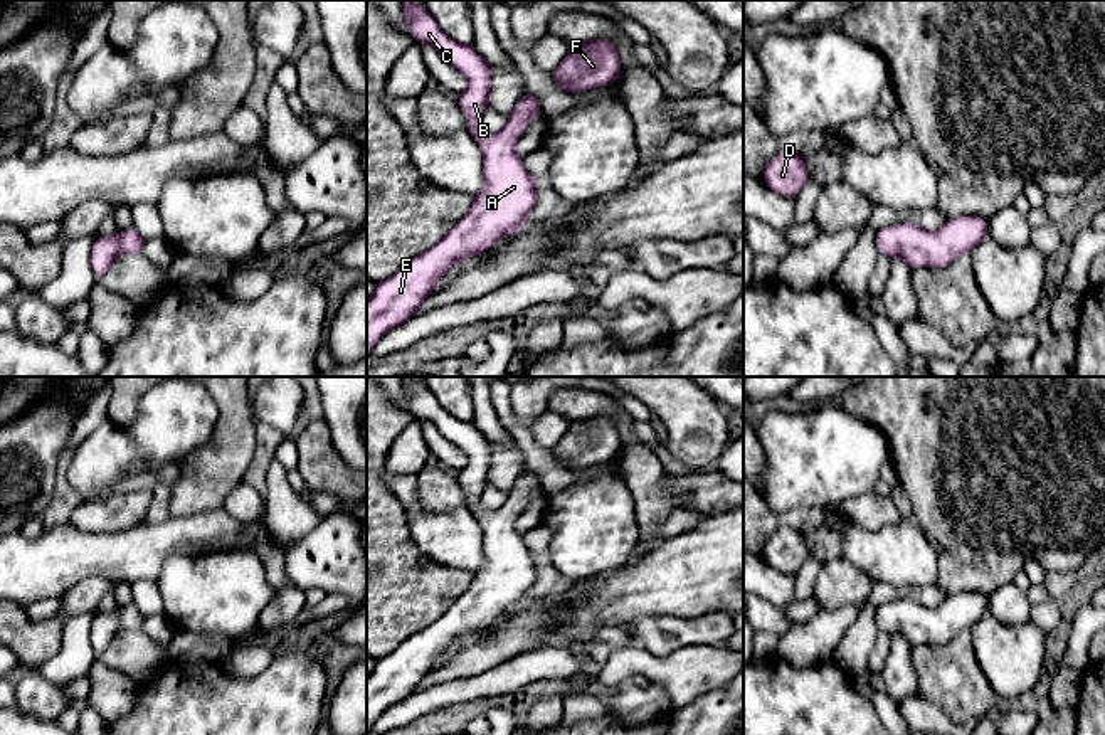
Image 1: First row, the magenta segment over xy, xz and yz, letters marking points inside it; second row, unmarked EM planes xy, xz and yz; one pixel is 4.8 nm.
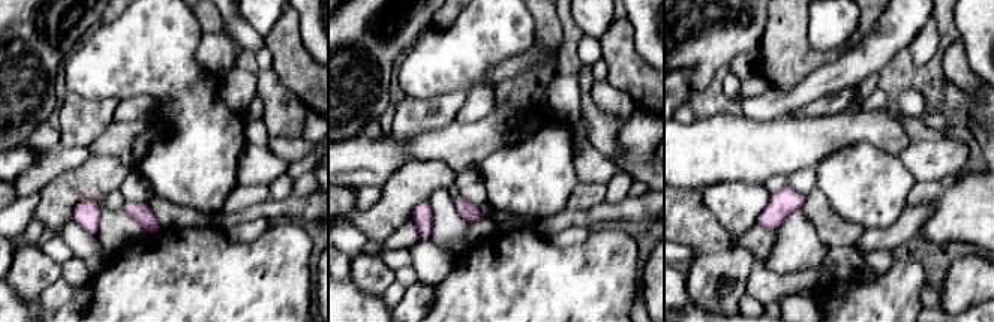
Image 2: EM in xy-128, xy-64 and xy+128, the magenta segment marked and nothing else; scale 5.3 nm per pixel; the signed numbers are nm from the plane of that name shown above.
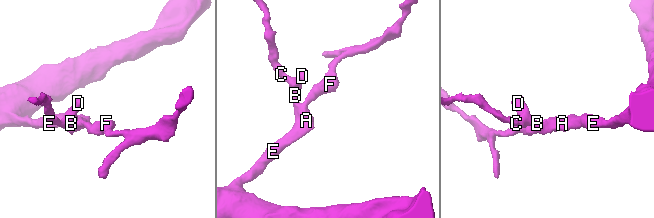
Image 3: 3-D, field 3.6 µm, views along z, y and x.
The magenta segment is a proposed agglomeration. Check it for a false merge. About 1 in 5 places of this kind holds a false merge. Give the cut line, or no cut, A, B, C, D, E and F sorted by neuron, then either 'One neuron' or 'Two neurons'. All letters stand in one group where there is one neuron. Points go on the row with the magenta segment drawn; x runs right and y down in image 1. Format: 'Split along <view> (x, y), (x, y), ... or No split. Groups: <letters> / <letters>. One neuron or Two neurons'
No split. Groups: A B C D E F. One neuron

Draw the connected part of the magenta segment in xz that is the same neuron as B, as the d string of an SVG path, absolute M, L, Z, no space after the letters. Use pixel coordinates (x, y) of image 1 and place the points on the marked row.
M404 0L404 19L415 42L432 45L466 77L466 89L456 96L468 131L483 153L484 187L474 195L468 214L436 246L375 284L367 301L367 357L387 331L415 315L419 304L454 264L523 229L537 204L538 188L537 178L525 170L523 158L515 151L515 141L530 121L542 114L537 94L528 91L520 98L500 133L483 131L481 118L491 91L489 62L473 44L459 44L447 37L432 15L414 0Z

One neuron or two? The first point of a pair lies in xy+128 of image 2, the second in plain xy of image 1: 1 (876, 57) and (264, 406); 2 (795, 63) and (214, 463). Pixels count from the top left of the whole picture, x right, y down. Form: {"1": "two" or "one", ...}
{"1": "one", "2": "one"}

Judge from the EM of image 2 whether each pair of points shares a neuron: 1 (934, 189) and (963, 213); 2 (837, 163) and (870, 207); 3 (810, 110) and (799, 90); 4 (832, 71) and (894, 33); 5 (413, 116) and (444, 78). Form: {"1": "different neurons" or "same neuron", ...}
{"1": "different neurons", "2": "same neuron", "3": "different neurons", "4": "same neuron", "5": "different neurons"}

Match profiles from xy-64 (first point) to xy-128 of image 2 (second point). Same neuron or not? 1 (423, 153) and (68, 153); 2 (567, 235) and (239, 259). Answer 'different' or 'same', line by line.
1: different
2: different

